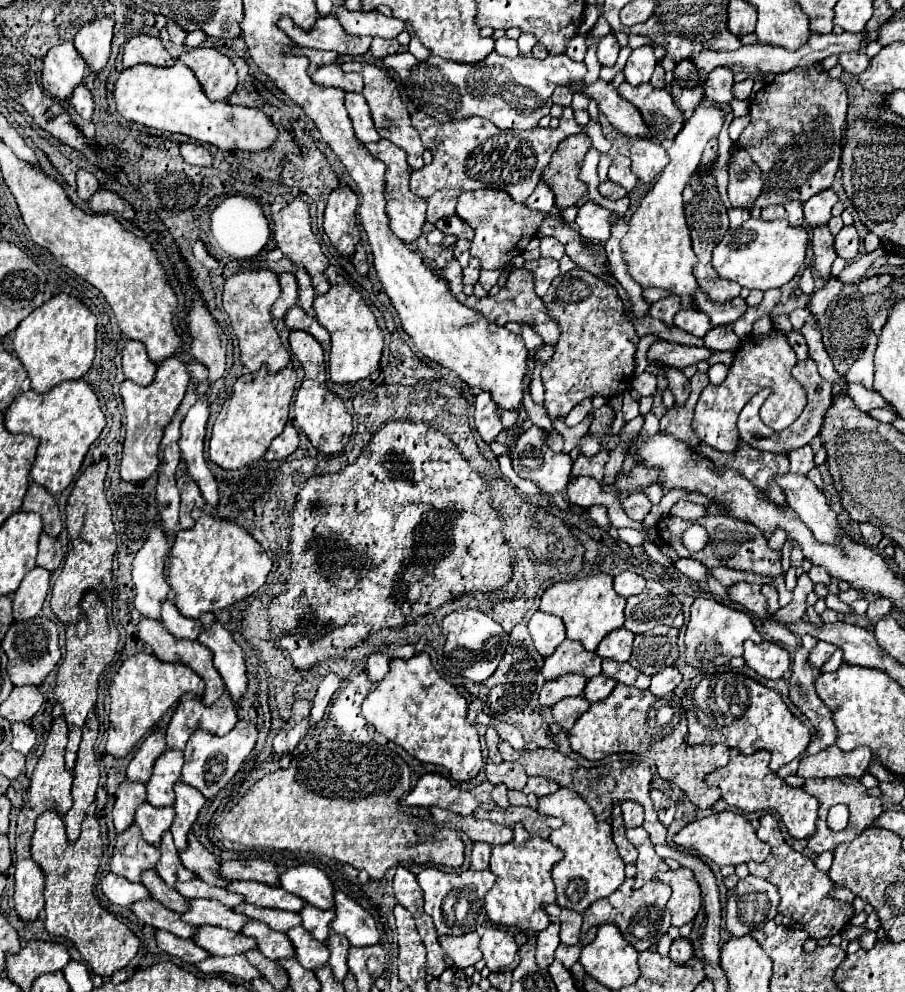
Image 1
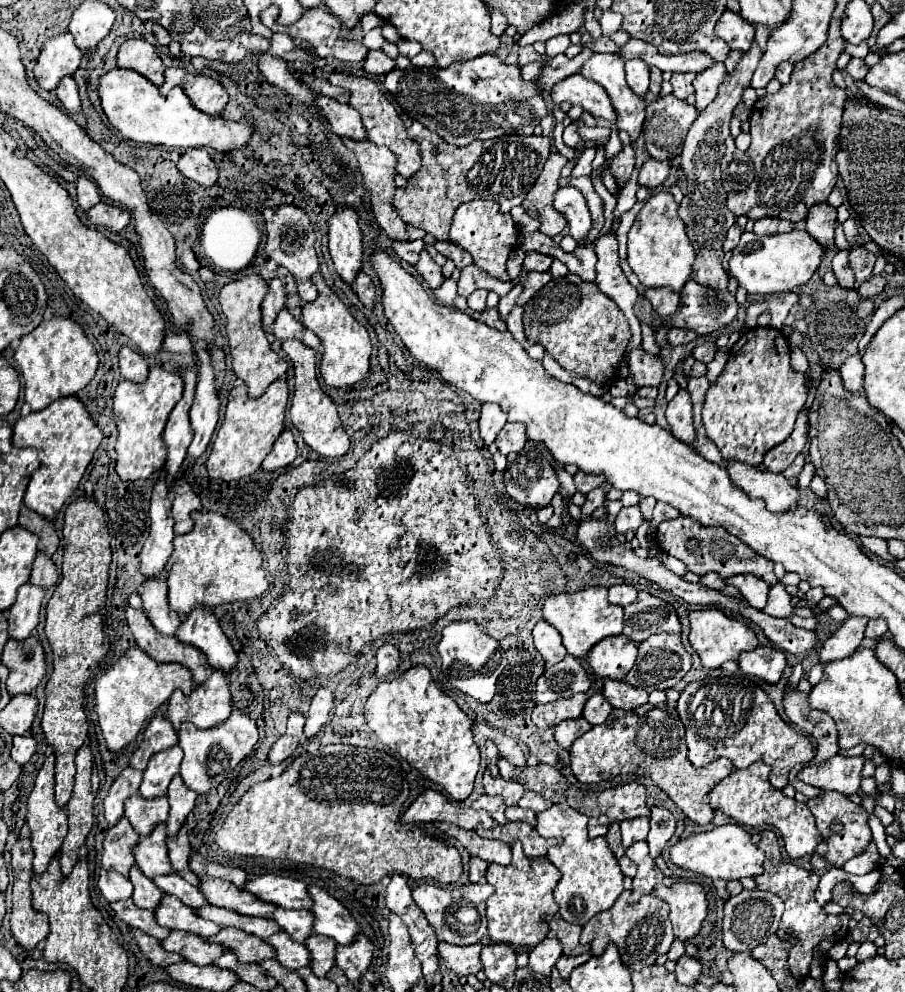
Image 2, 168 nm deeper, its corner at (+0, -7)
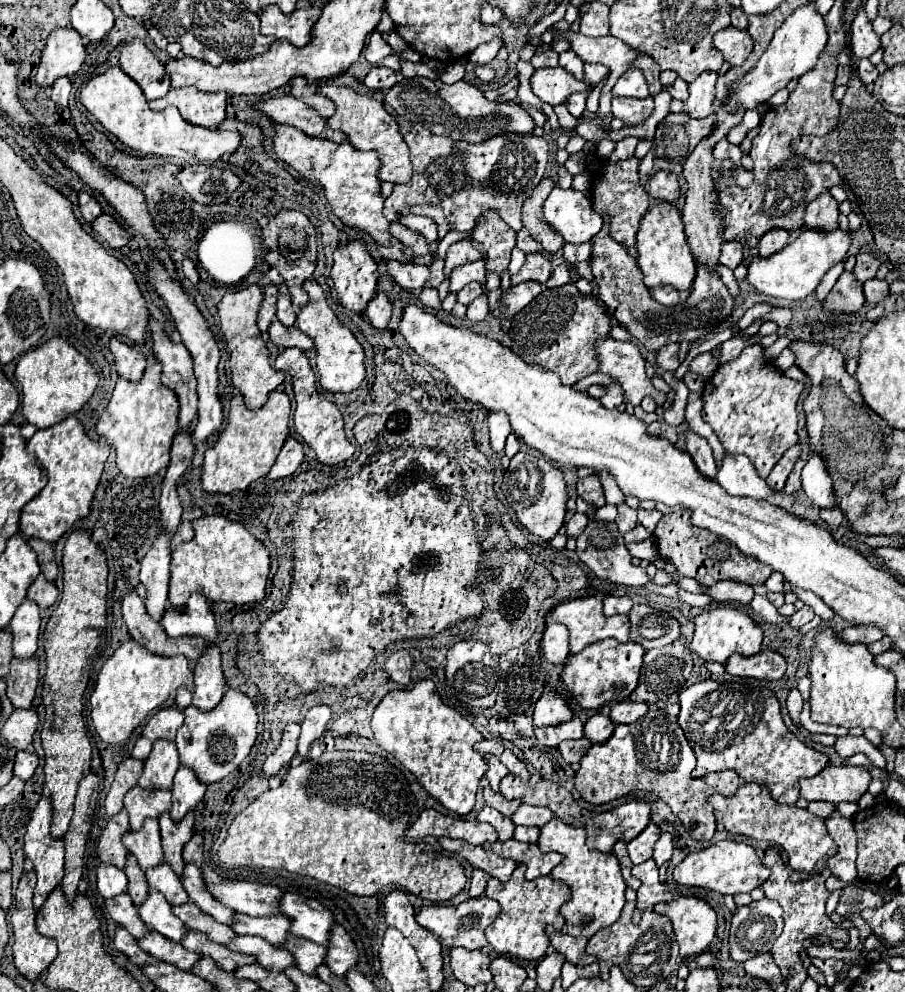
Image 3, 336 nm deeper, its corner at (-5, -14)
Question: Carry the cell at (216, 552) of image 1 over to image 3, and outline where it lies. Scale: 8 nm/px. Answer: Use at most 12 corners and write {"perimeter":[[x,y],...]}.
{"perimeter":[[179,486],[171,606],[261,602],[267,548]]}

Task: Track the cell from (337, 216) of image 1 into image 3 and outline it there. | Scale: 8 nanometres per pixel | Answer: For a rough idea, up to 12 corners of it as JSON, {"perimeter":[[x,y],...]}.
{"perimeter":[[363,240],[333,252],[339,302],[361,314],[375,296],[377,262]]}

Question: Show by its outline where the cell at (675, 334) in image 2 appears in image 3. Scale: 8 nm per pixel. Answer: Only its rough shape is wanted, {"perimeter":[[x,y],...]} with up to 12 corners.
{"perimeter":[[679,344],[663,346],[657,362],[665,370],[677,370]]}

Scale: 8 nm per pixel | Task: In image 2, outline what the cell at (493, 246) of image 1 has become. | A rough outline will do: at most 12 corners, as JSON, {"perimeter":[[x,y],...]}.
{"perimeter":[[498,203],[460,205],[448,239],[510,281],[518,227]]}

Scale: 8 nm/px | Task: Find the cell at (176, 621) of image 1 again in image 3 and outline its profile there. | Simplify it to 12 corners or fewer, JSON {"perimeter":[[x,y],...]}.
{"perimeter":[[159,534],[141,560],[145,606],[155,622],[167,610],[171,540]]}

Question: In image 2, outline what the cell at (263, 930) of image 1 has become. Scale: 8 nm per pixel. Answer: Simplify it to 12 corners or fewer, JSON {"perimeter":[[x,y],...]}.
{"perimeter":[[226,927],[208,939],[226,947],[242,963],[276,955],[264,939]]}

